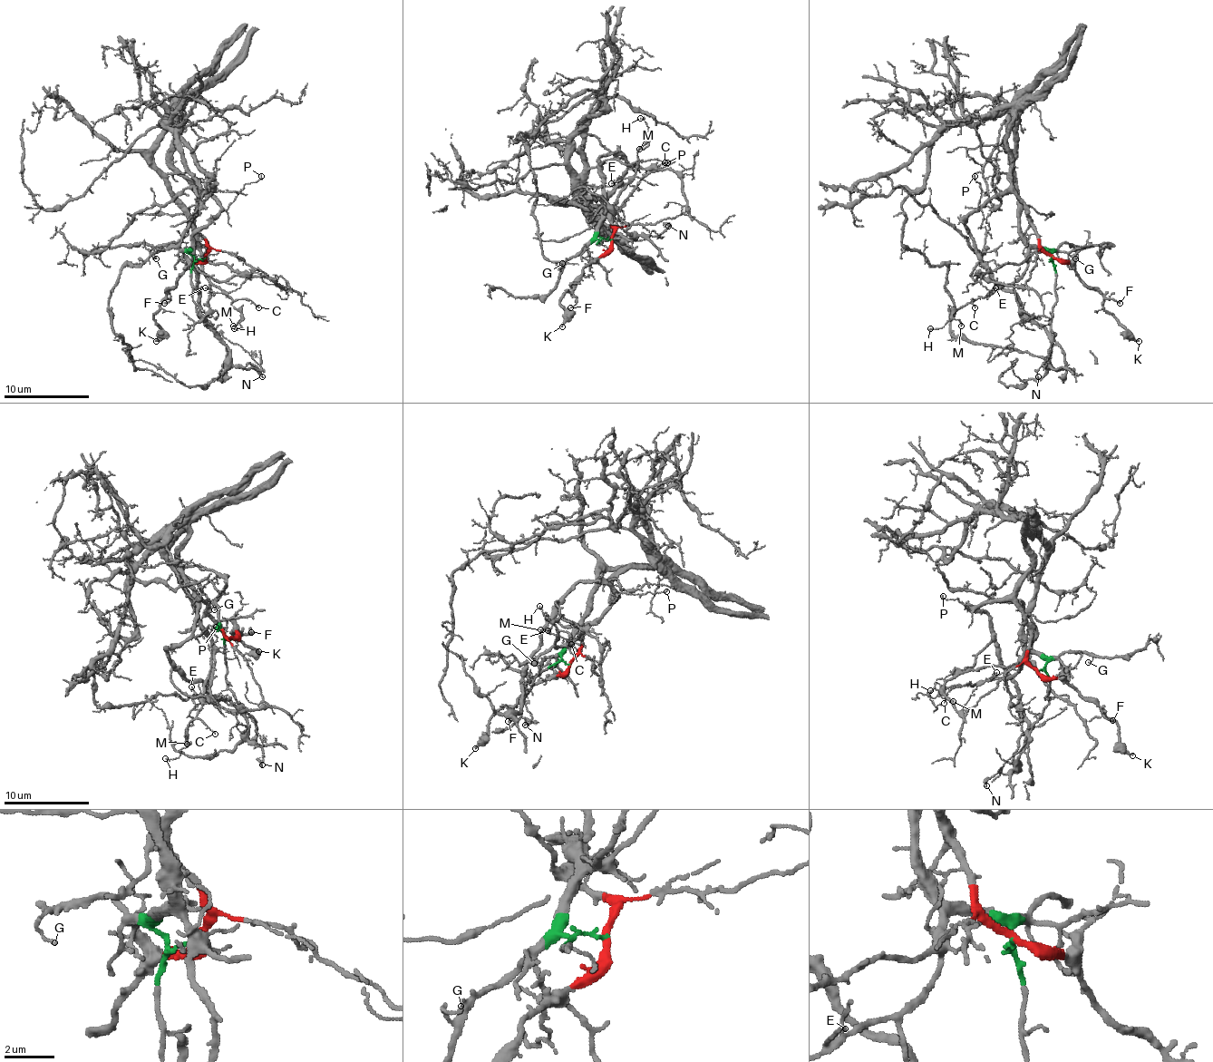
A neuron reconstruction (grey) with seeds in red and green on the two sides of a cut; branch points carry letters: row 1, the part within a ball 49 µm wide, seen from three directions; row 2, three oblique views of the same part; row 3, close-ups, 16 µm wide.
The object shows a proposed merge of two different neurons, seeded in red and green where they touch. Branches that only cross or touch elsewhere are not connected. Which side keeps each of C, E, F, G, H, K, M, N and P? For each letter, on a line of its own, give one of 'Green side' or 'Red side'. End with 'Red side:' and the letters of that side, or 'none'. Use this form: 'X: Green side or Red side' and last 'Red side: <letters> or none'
C: Green side
E: Green side
F: Red side
G: Green side
H: Green side
K: Red side
M: Green side
N: Green side
P: Red side
Red side: F, K, P

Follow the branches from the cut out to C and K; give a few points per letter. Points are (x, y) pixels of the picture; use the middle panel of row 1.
C: (611, 239), (598, 237), (602, 219), (617, 200), (622, 188), (635, 169), (641, 162), (664, 162)
K: (611, 239), (608, 248), (583, 269), (578, 282), (572, 290), (566, 290), (559, 301), (566, 314), (561, 326)

